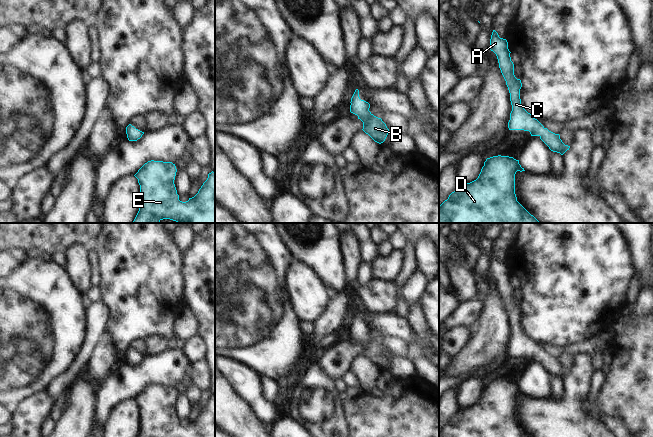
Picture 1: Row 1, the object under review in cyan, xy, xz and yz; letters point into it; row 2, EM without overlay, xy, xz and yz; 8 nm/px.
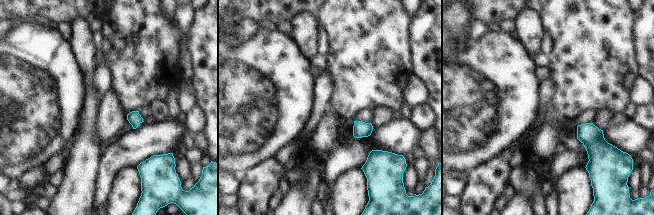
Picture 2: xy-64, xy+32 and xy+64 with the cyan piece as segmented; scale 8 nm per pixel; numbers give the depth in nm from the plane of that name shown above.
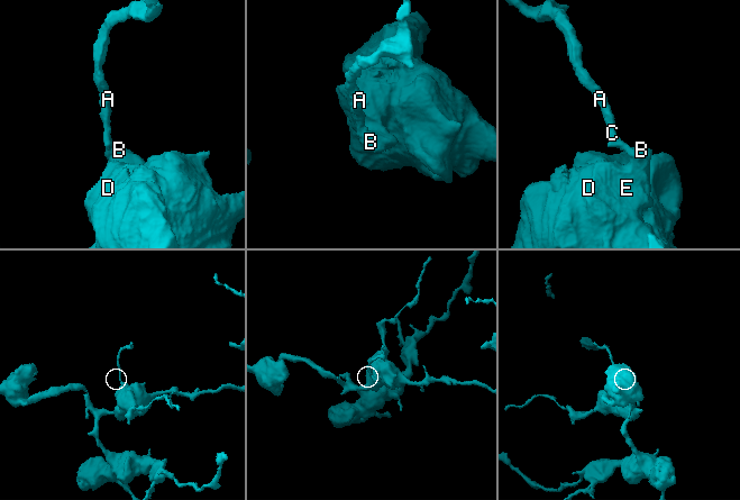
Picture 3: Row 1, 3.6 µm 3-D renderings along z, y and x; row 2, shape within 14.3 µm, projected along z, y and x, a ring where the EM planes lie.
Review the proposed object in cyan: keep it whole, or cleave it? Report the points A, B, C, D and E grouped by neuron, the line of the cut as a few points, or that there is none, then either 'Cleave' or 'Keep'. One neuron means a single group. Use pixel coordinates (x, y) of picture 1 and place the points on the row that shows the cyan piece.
Groups: A B C D E. No split. Keep

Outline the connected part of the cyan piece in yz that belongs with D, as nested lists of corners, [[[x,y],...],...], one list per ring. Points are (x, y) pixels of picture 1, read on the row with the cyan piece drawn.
[[[498,155],[487,158],[476,180],[459,185],[439,205],[439,223],[540,223],[517,201],[517,171],[525,170],[513,157]]]

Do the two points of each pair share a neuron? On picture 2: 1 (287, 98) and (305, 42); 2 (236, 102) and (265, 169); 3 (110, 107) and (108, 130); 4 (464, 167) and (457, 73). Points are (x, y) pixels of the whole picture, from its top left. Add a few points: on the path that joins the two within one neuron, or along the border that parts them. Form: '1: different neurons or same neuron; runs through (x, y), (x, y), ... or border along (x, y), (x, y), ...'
1: different neurons; border along (289, 36), (309, 59)
2: different neurons; border along (273, 157), (253, 166), (244, 177)
3: same neuron; runs through (110, 113), (109, 124)
4: same neuron; runs through (461, 144), (457, 96)

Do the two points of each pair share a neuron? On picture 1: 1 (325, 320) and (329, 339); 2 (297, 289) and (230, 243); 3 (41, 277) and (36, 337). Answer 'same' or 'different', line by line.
1: different
2: different
3: same

